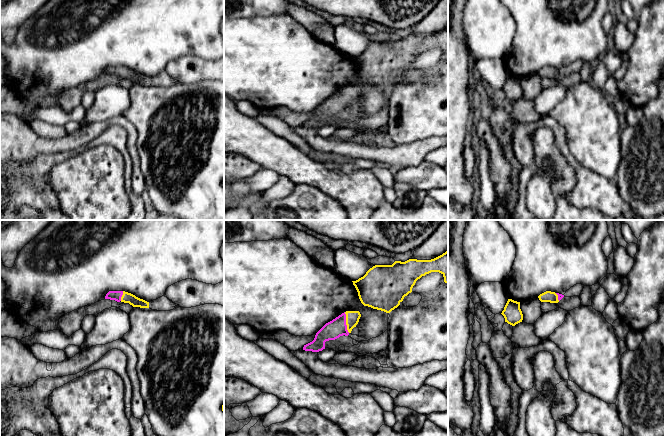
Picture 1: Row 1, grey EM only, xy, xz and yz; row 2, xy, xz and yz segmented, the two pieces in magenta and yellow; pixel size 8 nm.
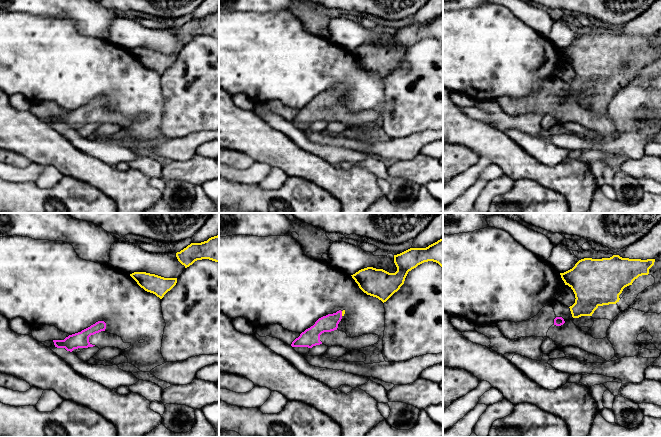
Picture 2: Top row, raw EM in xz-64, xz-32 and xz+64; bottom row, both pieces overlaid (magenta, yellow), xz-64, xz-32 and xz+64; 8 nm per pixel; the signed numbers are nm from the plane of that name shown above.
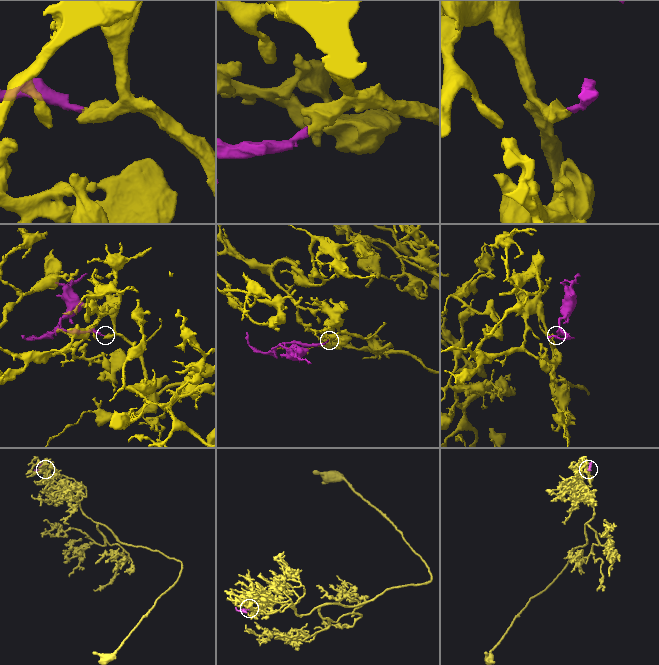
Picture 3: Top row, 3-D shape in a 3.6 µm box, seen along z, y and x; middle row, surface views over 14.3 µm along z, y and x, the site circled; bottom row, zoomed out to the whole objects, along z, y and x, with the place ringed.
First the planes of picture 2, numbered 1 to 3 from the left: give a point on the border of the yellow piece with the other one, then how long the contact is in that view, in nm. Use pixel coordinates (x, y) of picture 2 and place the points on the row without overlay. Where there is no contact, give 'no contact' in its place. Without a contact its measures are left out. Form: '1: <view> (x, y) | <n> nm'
1: no contact
2: xz-32 (341, 89) | 40 nm
3: no contact

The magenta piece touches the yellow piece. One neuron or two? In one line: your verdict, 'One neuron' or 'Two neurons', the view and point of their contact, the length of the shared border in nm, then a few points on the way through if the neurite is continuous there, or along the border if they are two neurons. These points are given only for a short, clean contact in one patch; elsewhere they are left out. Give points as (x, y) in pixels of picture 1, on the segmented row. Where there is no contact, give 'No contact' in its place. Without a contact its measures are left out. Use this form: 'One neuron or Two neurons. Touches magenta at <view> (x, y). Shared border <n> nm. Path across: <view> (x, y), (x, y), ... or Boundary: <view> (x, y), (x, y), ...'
One neuron. Touches magenta at xz (345, 322). Shared border 170 nm. Path across: xz (332, 330), (345, 322), (352, 317)

